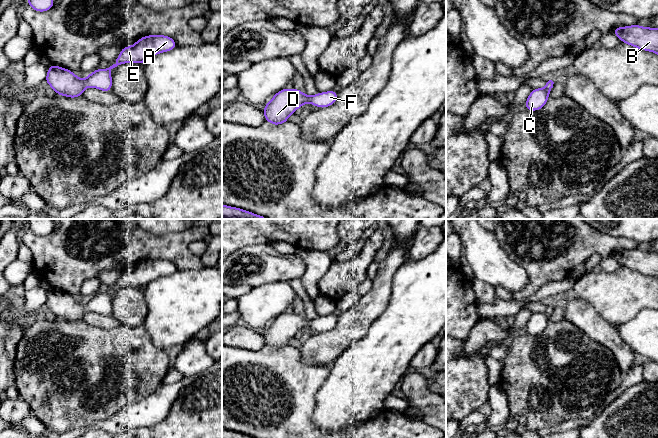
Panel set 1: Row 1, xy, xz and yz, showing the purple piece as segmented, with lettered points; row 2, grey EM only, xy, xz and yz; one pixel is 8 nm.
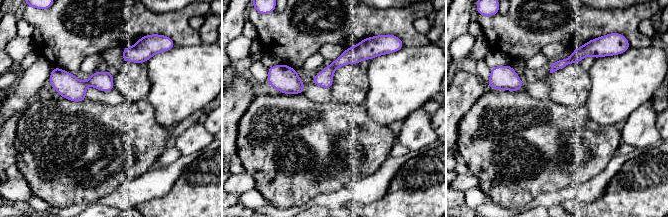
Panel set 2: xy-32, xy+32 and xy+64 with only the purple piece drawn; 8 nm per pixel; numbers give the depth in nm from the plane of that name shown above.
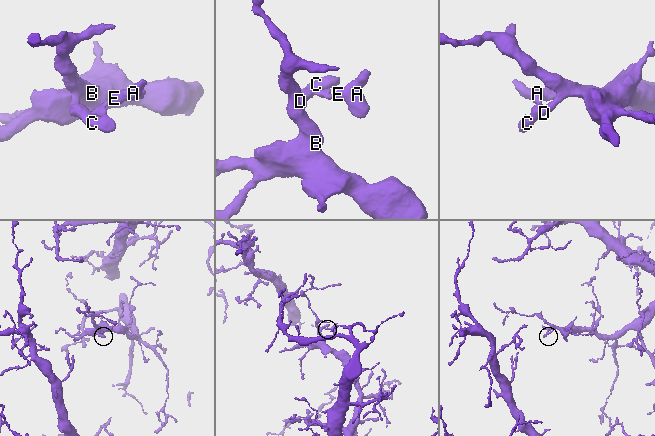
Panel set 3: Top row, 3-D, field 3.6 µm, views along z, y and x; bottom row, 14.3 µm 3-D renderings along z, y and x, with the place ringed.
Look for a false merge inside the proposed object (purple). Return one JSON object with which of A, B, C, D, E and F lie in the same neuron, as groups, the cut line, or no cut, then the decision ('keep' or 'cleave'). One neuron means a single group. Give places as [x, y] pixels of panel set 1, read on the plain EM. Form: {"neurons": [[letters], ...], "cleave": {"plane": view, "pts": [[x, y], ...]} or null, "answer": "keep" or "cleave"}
{"neurons": [["A", "B", "C", "D", "E", "F"]], "cleave": null, "answer": "keep"}

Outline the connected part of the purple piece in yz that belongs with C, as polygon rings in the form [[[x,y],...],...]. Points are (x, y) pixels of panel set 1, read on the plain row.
[[[549,304],[544,312],[532,313],[524,332],[530,335],[538,335],[543,332],[549,323],[549,318],[553,312],[553,308],[554,306]]]

